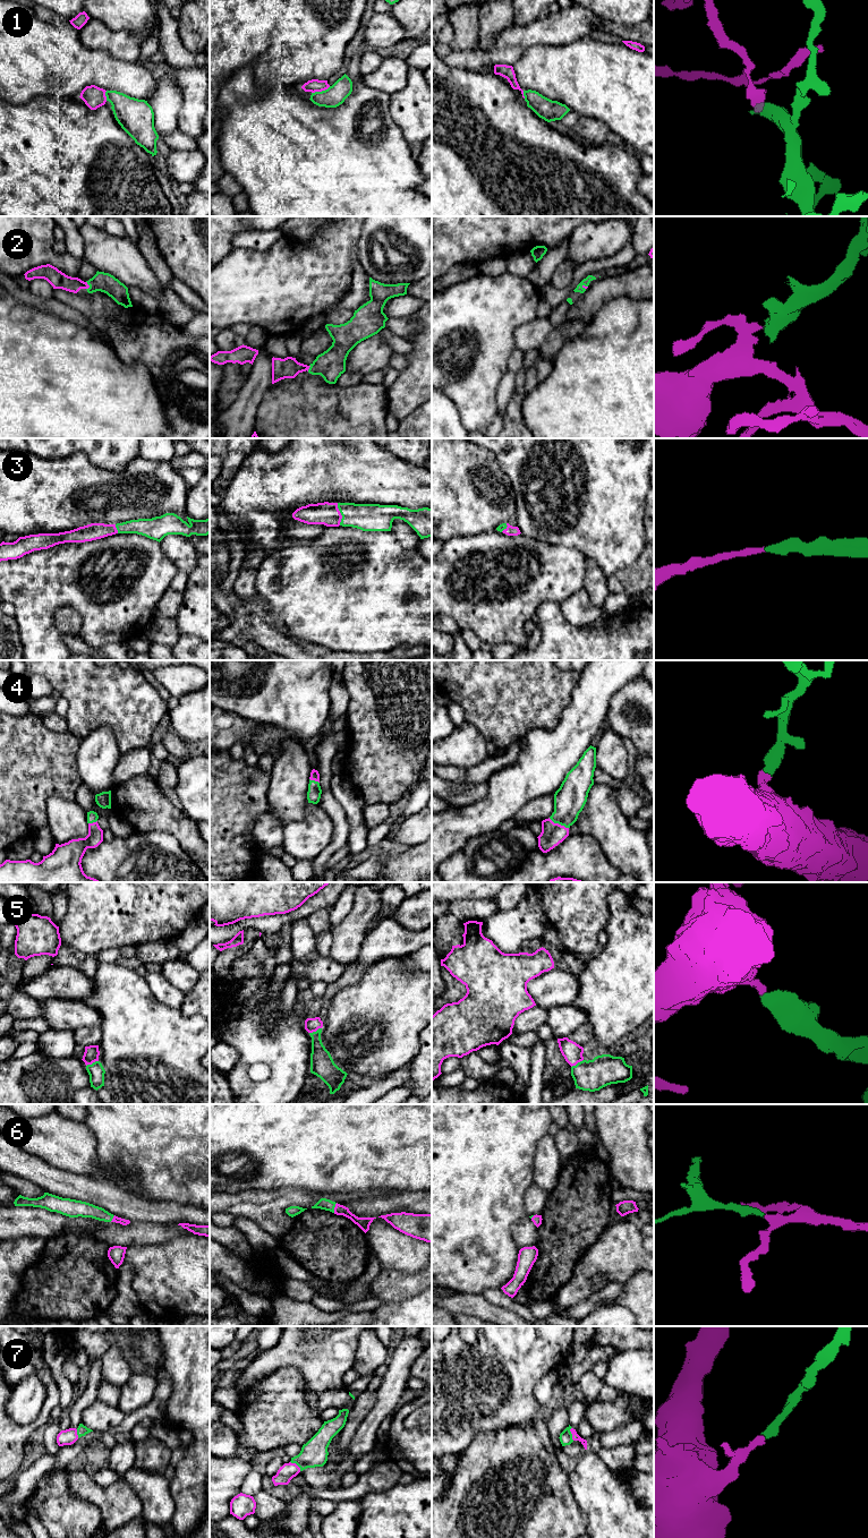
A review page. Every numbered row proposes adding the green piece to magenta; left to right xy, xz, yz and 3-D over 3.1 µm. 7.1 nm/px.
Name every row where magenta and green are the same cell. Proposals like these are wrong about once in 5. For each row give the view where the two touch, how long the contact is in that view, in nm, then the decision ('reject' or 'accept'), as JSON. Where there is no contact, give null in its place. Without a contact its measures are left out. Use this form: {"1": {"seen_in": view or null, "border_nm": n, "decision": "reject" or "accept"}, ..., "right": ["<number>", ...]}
{"1": {"seen_in": "xz", "border_nm": 140, "decision": "reject"}, "2": {"seen_in": "xy", "border_nm": 60, "decision": "accept"}, "3": {"seen_in": "xz", "border_nm": 160, "decision": "accept"}, "4": {"seen_in": "yz", "border_nm": 160, "decision": "accept"}, "5": {"seen_in": "xy", "border_nm": 100, "decision": "accept"}, "6": {"seen_in": "xz", "border_nm": 80, "decision": "accept"}, "7": {"seen_in": "xz", "border_nm": 100, "decision": "accept"}, "right": ["2", "3", "4", "5", "6", "7"]}

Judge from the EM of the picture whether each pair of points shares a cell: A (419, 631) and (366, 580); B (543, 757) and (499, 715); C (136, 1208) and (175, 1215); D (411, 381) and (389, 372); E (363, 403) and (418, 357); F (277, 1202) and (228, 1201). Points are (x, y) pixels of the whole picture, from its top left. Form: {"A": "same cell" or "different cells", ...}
{"A": "same cell", "B": "different cells", "C": "same cell", "D": "different cells", "E": "different cells", "F": "same cell"}

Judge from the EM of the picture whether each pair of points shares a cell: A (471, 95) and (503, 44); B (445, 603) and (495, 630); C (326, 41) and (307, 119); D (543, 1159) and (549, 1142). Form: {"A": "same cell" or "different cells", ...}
{"A": "different cells", "B": "same cell", "C": "different cells", "D": "same cell"}

